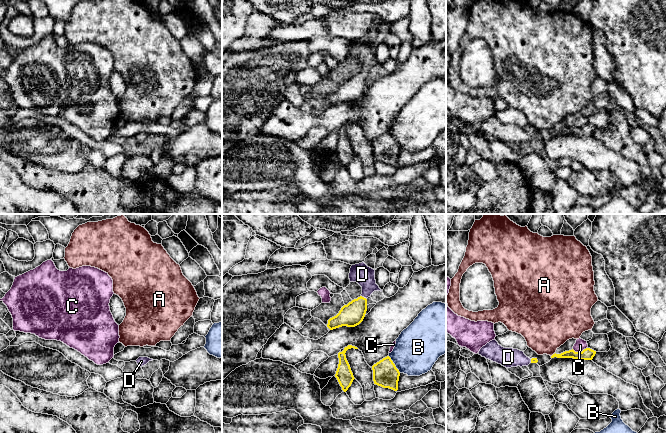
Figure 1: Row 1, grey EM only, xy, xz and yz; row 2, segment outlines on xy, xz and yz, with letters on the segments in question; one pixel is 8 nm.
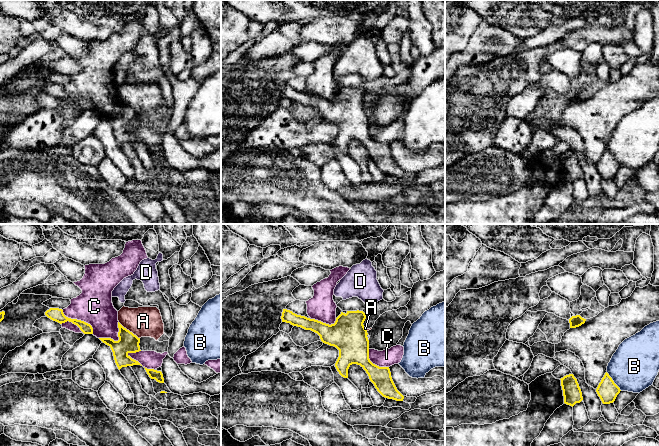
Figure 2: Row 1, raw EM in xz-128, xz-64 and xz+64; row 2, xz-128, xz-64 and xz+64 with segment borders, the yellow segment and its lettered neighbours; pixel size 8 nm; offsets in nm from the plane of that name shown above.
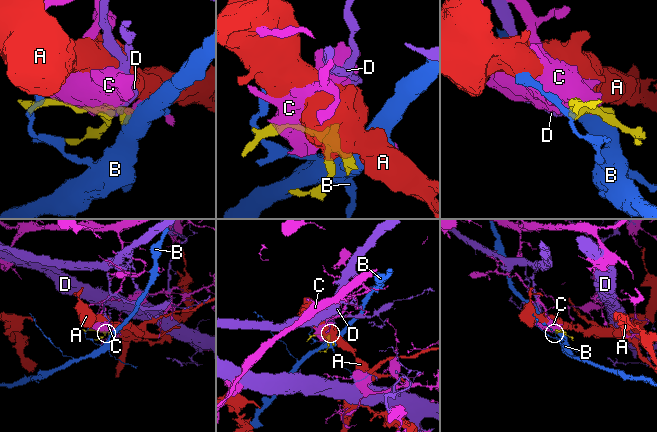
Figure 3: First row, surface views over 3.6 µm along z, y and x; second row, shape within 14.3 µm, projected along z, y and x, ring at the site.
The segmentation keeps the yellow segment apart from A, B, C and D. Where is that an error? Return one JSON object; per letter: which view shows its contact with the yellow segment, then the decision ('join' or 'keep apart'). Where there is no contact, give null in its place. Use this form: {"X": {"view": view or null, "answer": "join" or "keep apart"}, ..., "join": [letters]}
{"A": {"view": "yz", "answer": "keep apart"}, "B": {"view": "xz", "answer": "keep apart"}, "C": {"view": "yz", "answer": "keep apart"}, "D": {"view": "xz", "answer": "join"}, "join": ["D"]}

